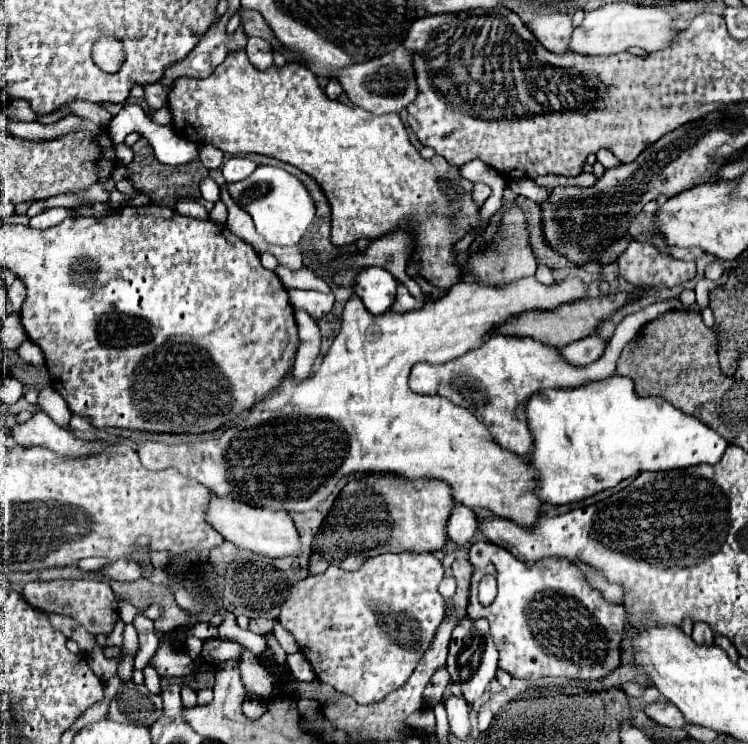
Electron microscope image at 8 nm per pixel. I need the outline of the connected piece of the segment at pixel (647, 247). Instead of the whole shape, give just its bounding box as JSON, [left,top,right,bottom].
[616,240,696,288]

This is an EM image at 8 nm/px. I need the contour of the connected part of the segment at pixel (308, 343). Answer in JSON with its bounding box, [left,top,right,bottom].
[294,310,320,378]

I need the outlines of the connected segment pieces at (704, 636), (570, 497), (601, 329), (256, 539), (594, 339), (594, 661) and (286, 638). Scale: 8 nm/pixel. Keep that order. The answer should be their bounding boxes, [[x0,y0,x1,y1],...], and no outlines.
[[692,622,714,644],[526,374,728,506],[596,320,616,342],[206,496,300,558],[558,334,606,368],[468,542,626,680],[274,624,300,654]]

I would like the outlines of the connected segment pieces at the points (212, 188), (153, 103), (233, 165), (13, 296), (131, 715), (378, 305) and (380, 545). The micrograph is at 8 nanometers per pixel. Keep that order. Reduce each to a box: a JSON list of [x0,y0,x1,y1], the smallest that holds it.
[[200,176,220,202],[142,82,170,110],[222,158,258,184],[8,280,26,310],[106,680,164,728],[354,268,396,316],[310,474,452,574]]

